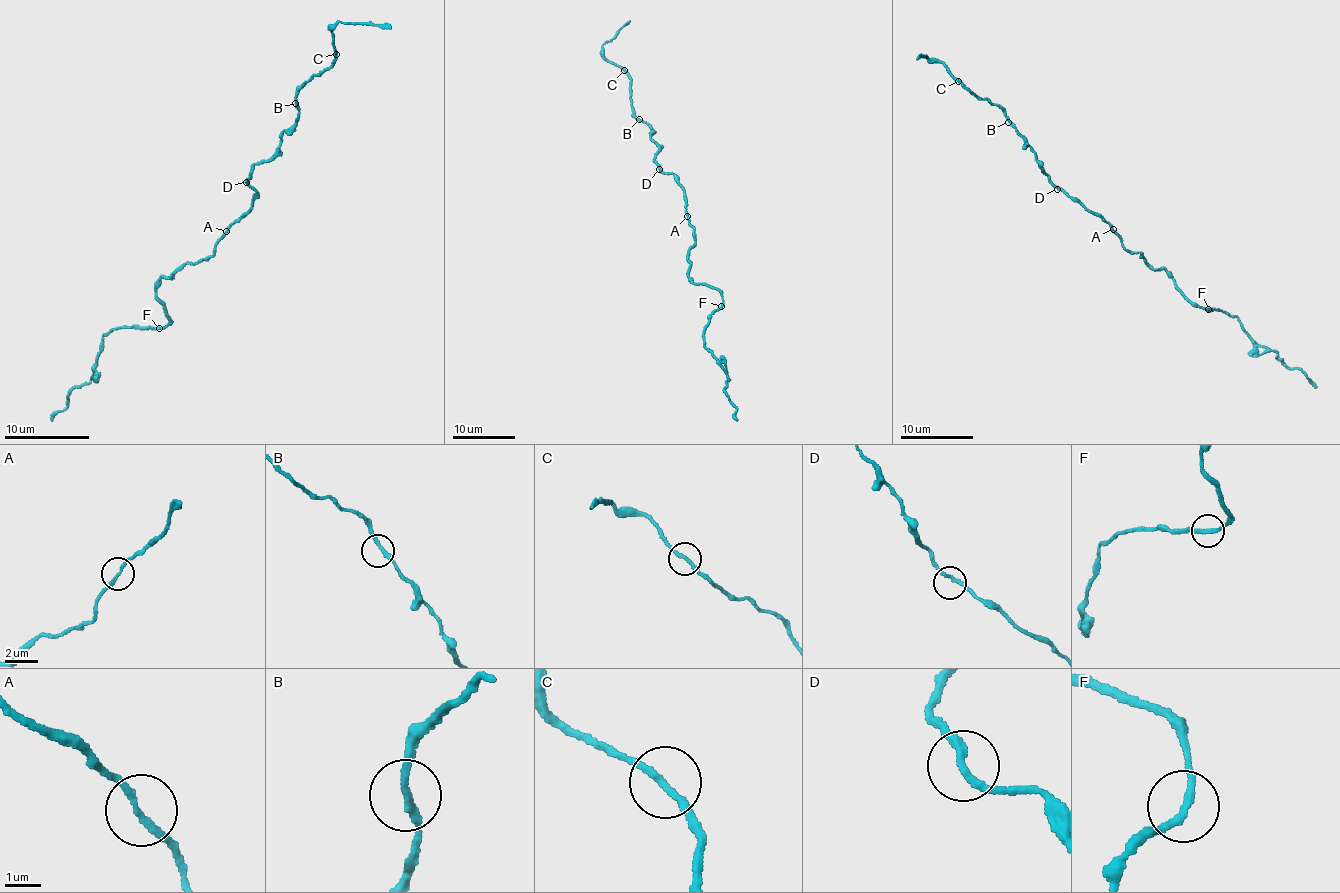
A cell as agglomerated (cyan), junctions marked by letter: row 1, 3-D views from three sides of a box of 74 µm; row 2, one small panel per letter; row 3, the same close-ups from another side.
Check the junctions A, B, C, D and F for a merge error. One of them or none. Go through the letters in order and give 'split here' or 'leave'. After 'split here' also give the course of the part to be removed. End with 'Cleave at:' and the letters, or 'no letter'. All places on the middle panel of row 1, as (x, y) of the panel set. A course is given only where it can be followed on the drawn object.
A: leave
B: leave
C: leave
D: leave
F: leave
Cleave at: no letter

